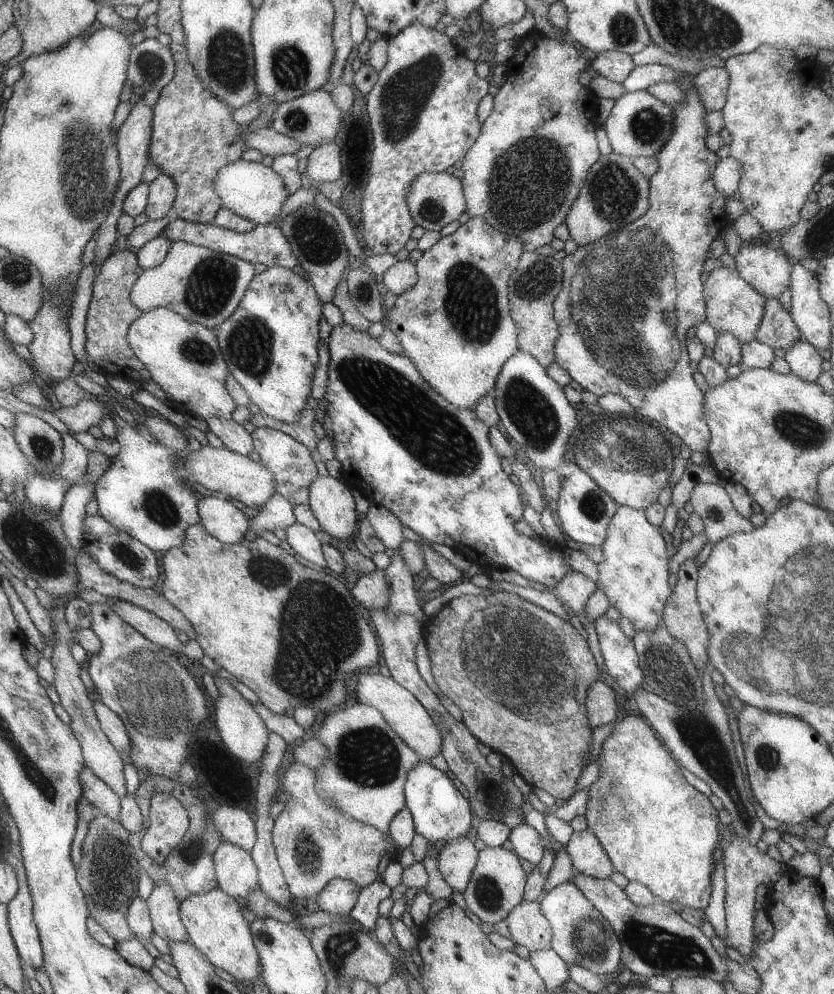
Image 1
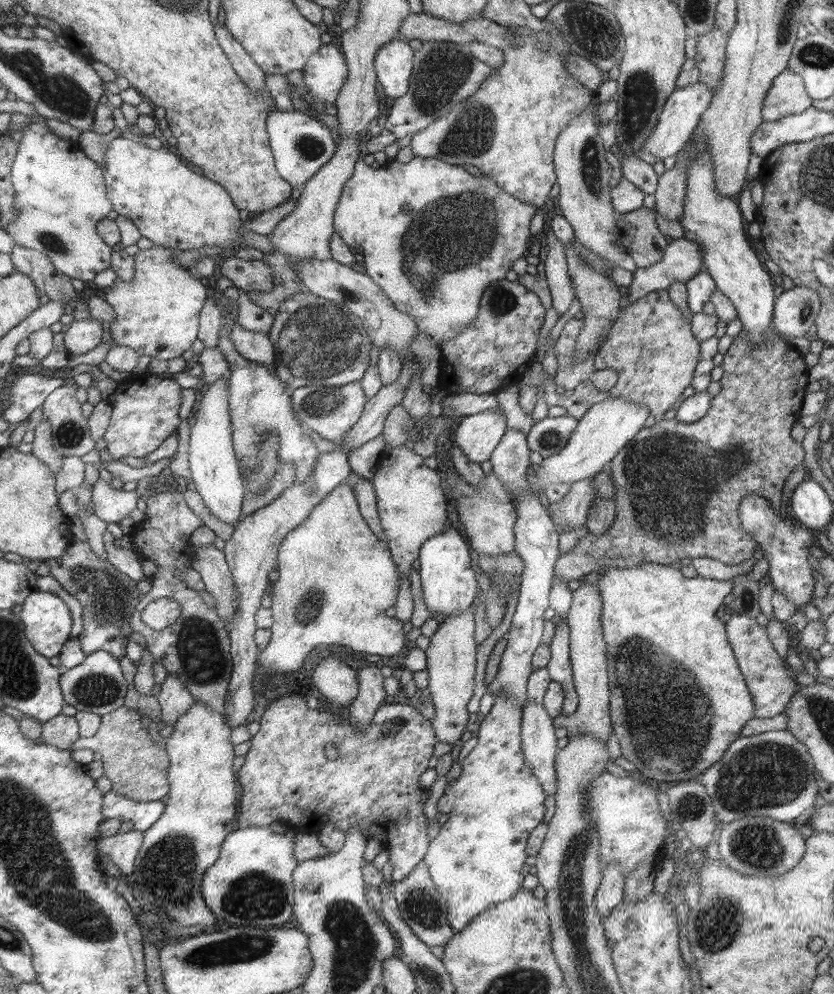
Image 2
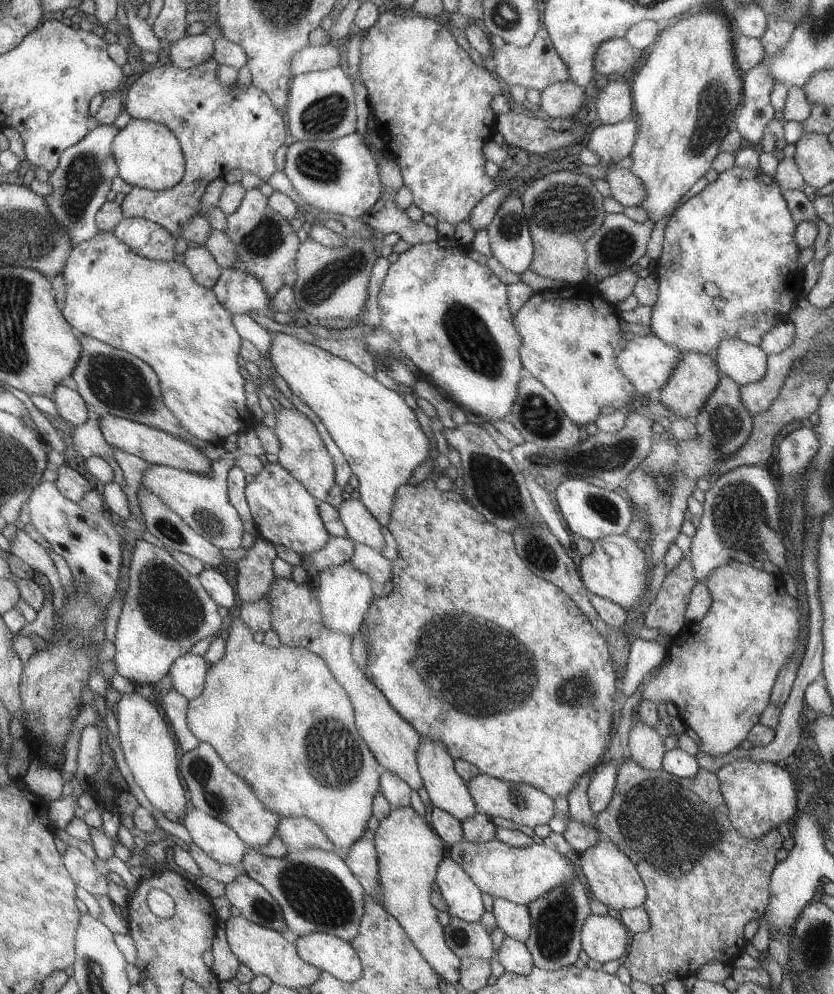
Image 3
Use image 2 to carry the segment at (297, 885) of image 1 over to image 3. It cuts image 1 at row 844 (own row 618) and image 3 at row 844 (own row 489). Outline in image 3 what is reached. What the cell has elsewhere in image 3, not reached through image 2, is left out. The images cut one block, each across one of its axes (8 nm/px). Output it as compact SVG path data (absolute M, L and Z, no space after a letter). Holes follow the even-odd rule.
M241 618L234 619L232 623L228 623L227 627L230 629L230 636L226 640L225 656L217 664L214 664L212 669L207 673L203 694L189 702L187 720L191 734L196 736L200 742L214 745L229 767L248 780L260 797L260 800L262 800L268 809L272 809L278 813L281 818L302 816L314 821L335 844L336 853L340 857L345 858L352 844L357 843L363 836L367 830L368 821L374 815L374 799L381 788L382 776L379 760L371 752L370 746L363 740L363 736L359 733L358 727L355 724L355 708L351 698L348 697L347 690L339 684L327 662L315 653L301 647L285 646L283 643L273 648L269 648L263 643L257 644L253 640L251 630L241 622Z

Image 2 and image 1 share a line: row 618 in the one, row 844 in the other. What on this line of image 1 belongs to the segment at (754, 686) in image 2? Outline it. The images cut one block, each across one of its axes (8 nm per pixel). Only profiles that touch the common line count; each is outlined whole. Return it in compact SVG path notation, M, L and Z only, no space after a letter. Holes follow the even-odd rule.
M729 834L727 845L723 851L723 864L725 868L725 921L726 942L728 947L740 951L750 962L750 950L752 948L754 930L754 906L756 903L756 889L760 884L774 884L786 872L784 863L772 860L768 854L760 852L757 846L752 846L747 839L738 838Z

